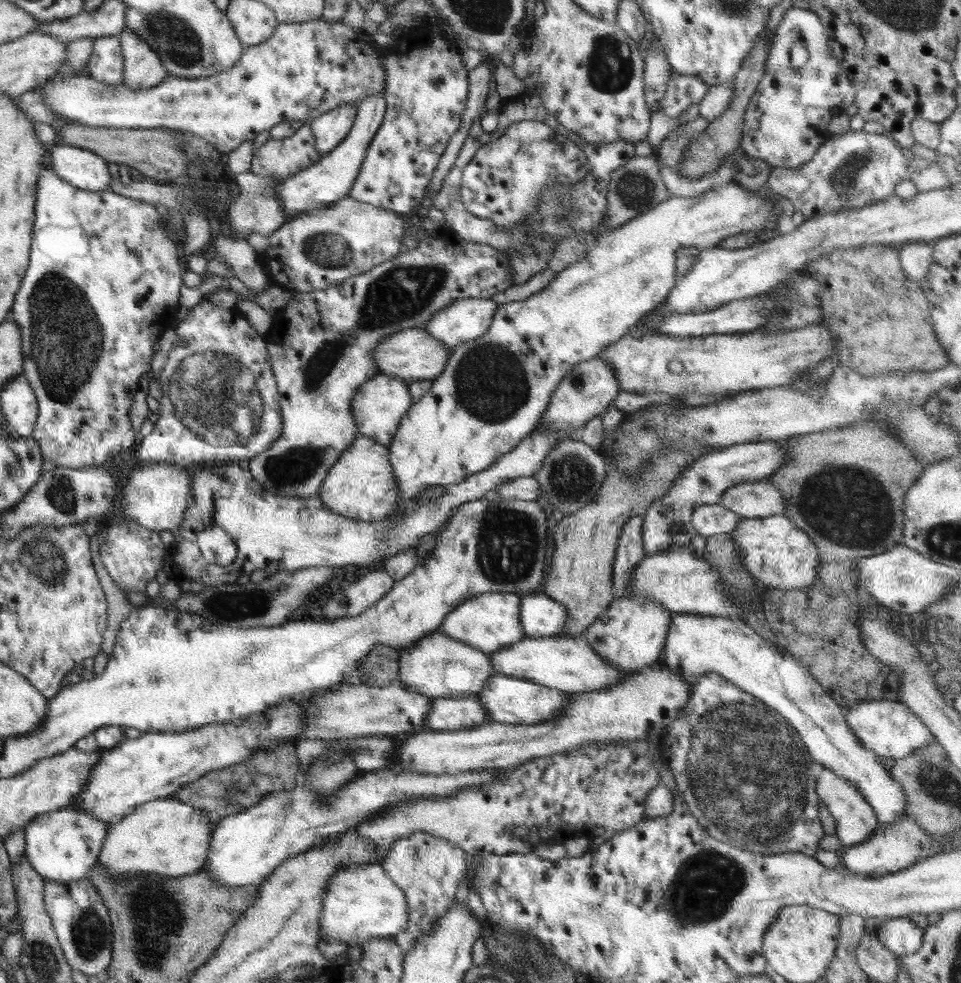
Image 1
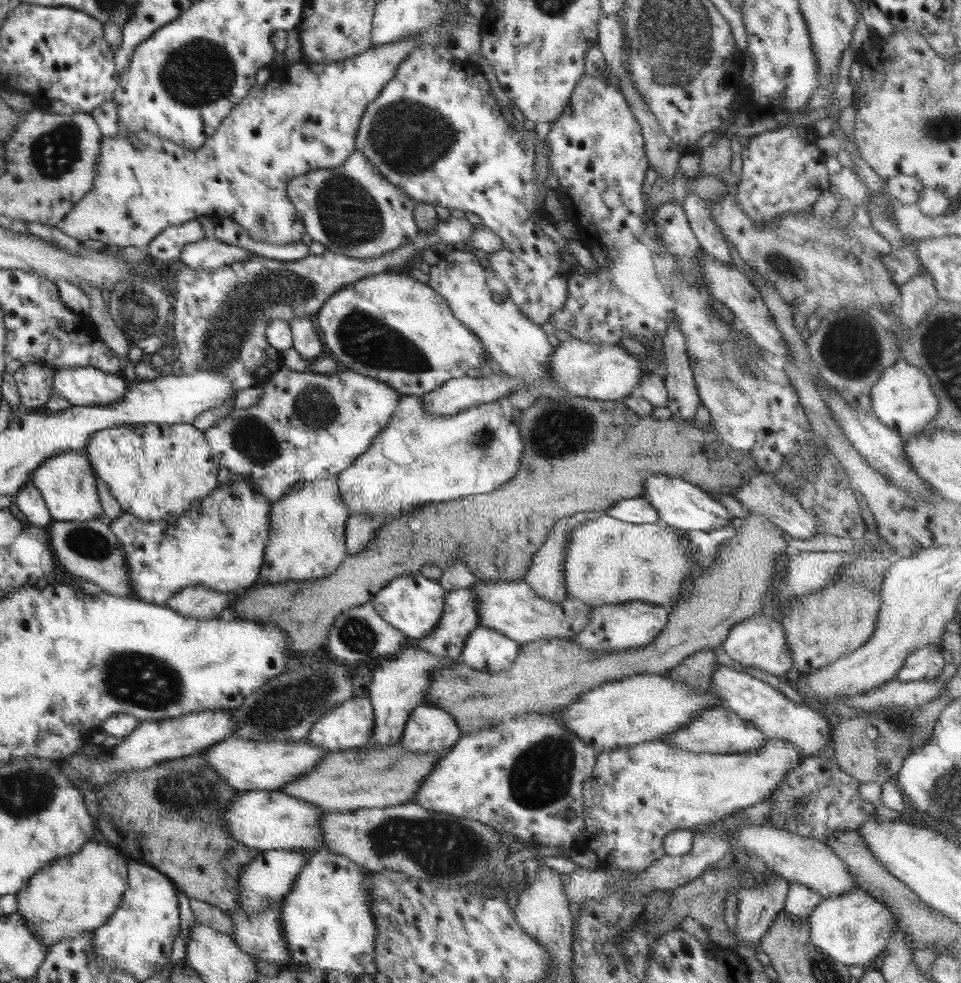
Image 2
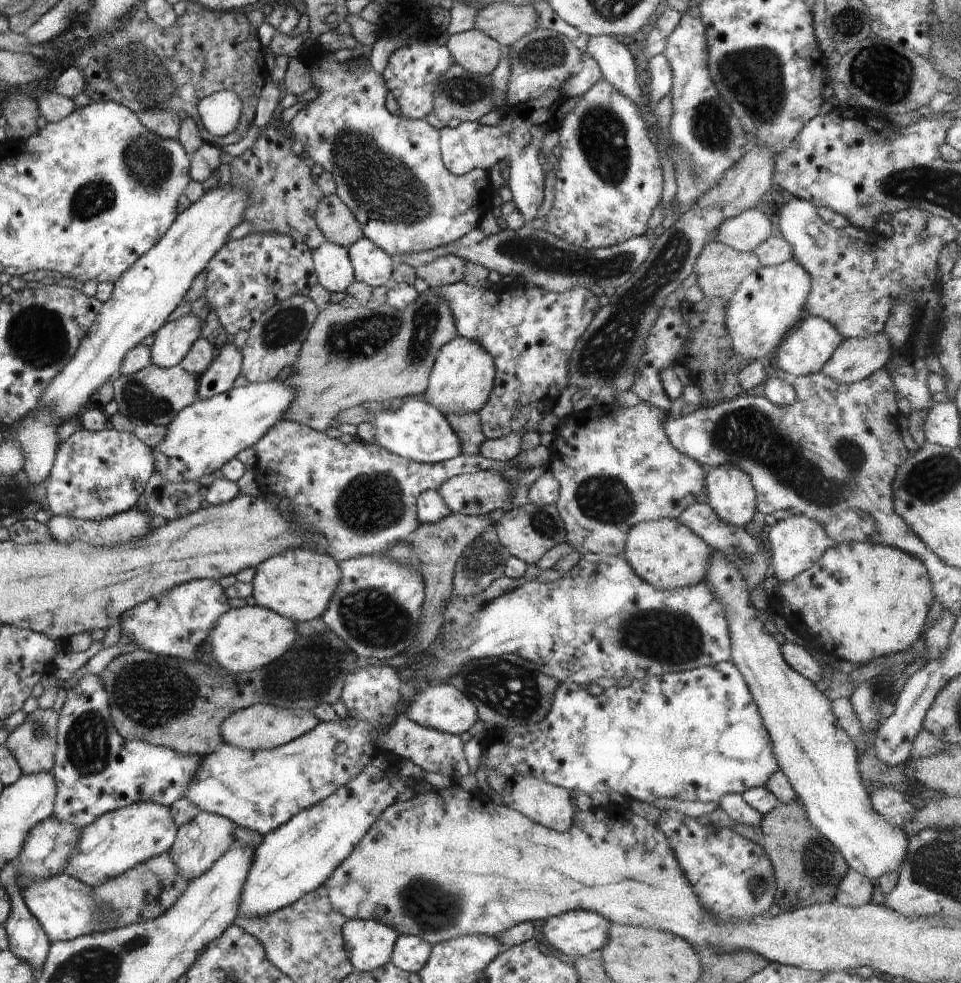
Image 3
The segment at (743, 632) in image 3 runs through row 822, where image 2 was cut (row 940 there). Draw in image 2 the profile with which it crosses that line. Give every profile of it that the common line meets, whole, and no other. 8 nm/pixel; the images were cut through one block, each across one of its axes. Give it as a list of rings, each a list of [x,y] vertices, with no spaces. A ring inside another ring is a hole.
[[[862,889],[824,898],[809,915],[810,942],[822,953],[842,965],[876,966],[881,958],[893,928],[900,927],[892,910]]]

